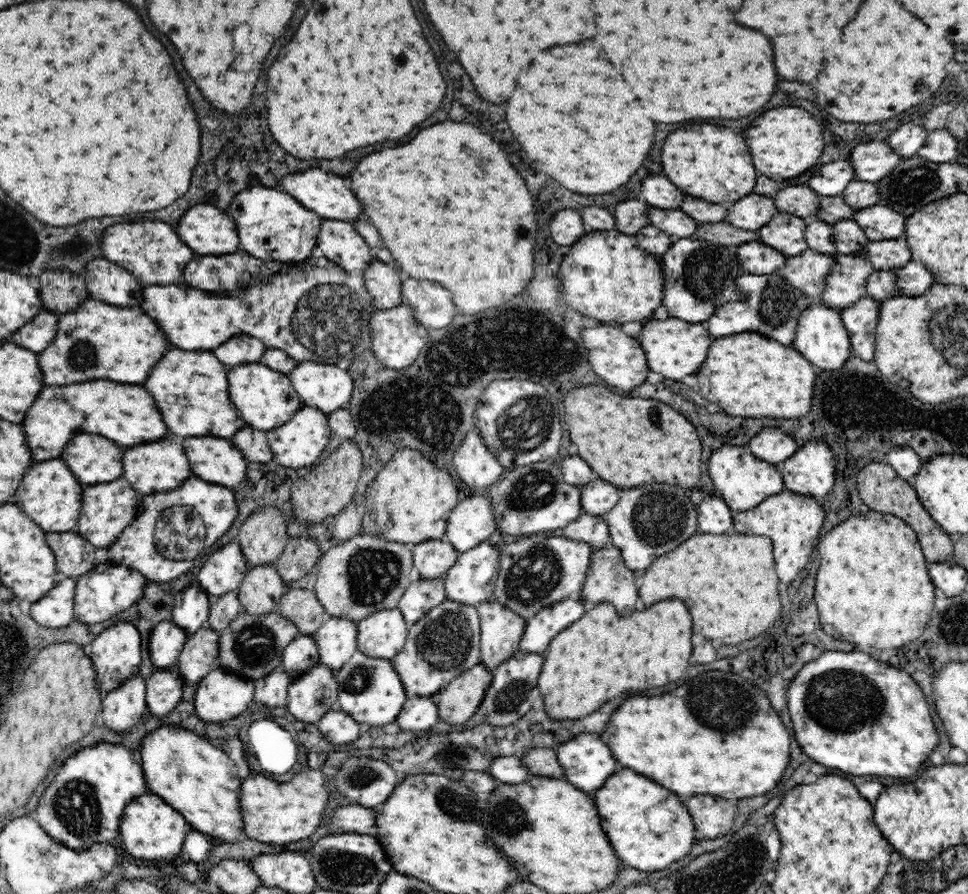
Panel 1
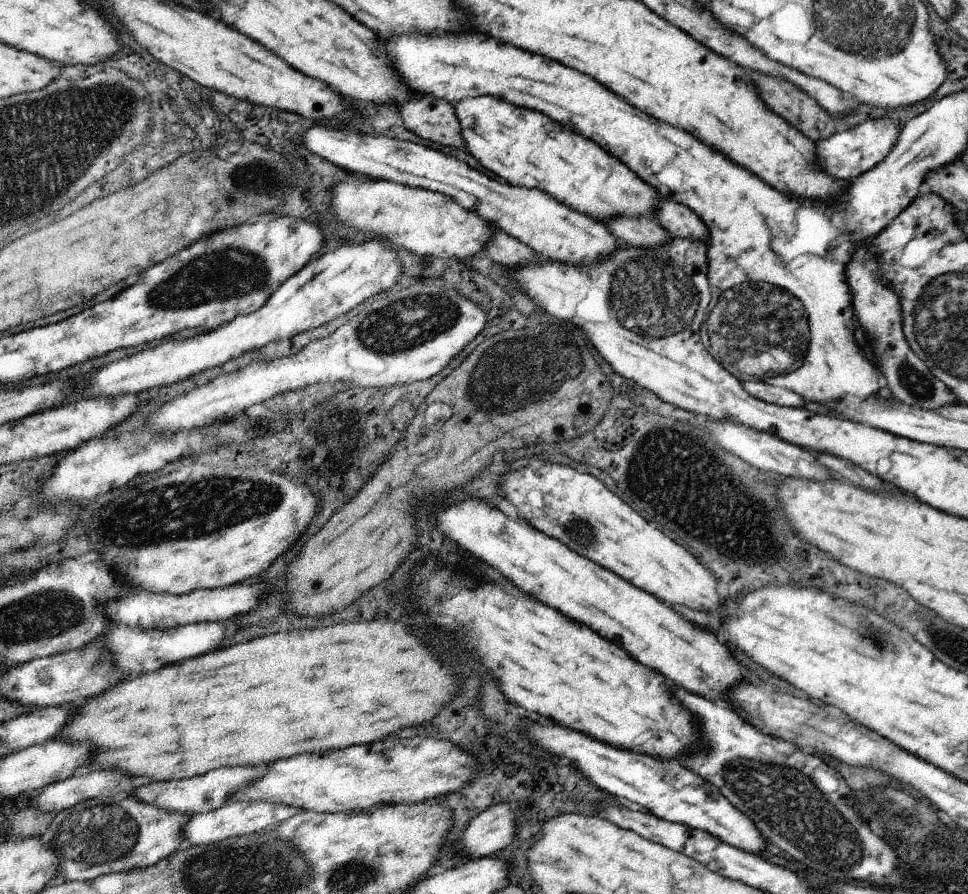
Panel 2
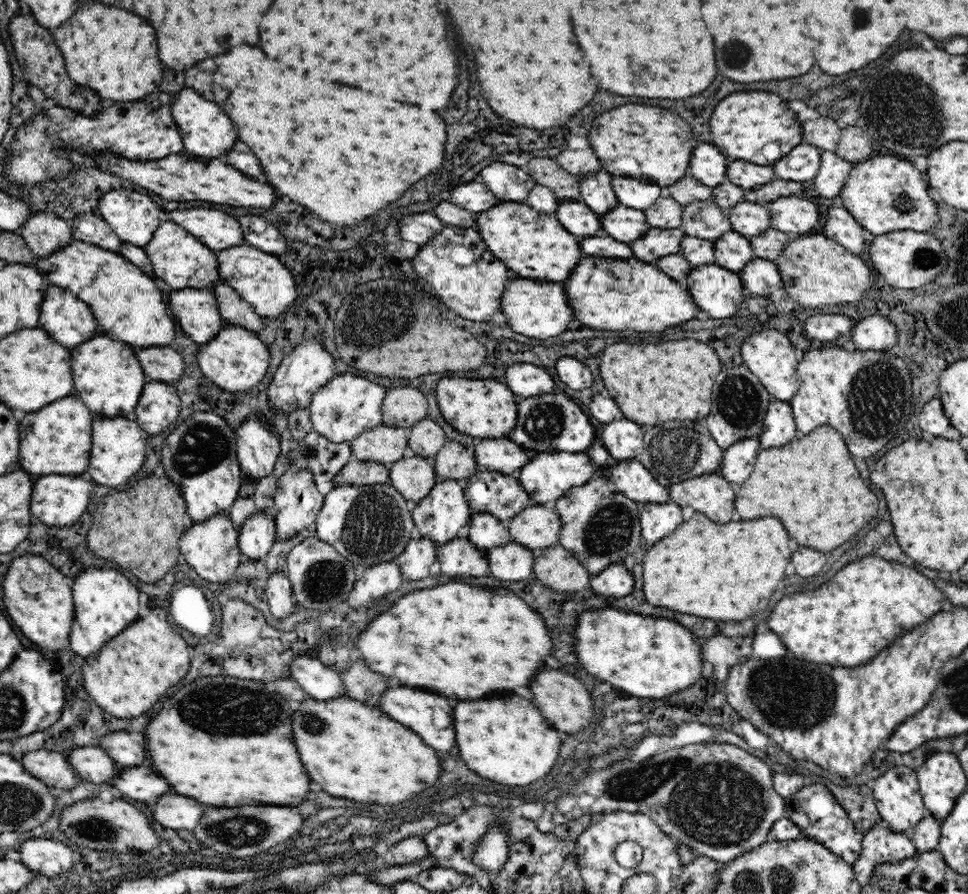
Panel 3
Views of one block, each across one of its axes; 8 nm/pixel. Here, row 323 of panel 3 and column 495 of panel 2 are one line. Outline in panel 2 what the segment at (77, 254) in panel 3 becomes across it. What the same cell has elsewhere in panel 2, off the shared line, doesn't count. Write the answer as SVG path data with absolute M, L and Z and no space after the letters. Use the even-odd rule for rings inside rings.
M479 96L457 102L455 116L471 156L511 186L539 190L595 222L615 216L651 217L657 206L656 191L637 176L633 178L626 165L619 164L595 142L573 134L539 112L517 108L493 96Z

